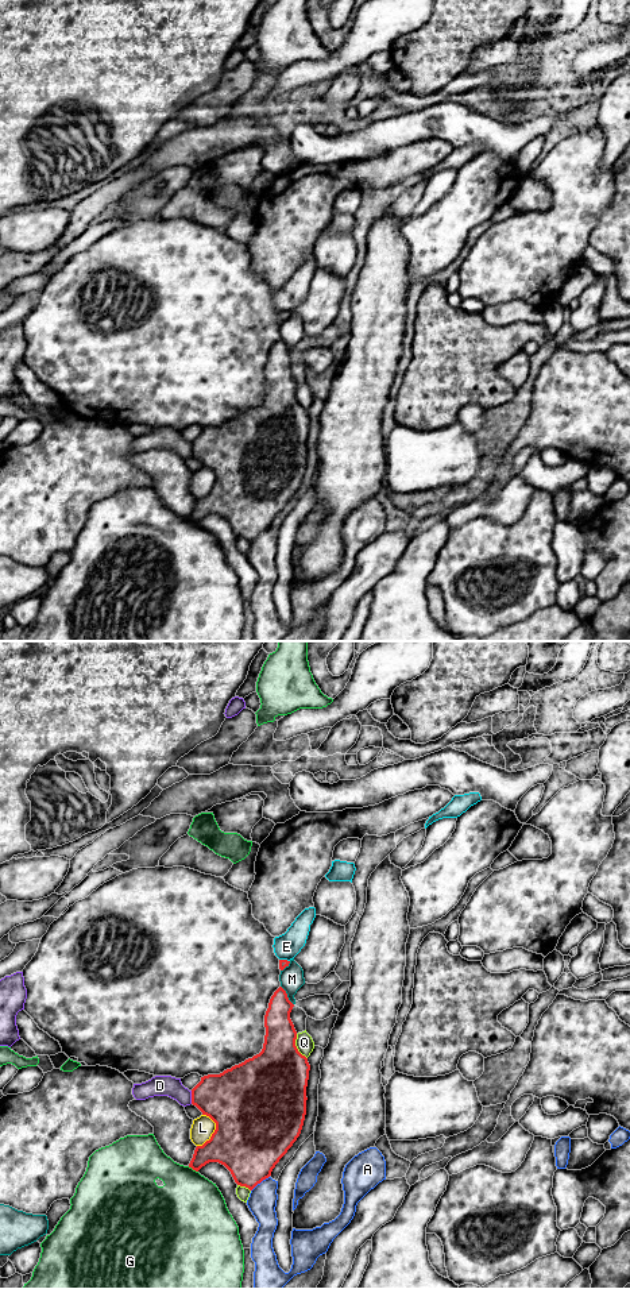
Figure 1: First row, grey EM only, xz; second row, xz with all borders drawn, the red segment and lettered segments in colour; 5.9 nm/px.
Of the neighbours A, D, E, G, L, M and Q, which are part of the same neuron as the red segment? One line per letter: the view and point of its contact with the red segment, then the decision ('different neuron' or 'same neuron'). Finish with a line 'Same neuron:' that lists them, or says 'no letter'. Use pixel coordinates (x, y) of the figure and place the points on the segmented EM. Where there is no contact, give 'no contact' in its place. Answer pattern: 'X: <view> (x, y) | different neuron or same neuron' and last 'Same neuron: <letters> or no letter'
A: xz (259, 1183) | different neuron
D: xz (192, 1098) | different neuron
E: xz (285, 960) | different neuron
G: xz (193, 1169) | different neuron
L: xz (213, 1133) | different neuron
M: xz (286, 995) | different neuron
Q: xz (296, 1046) | different neuron
Same neuron: no letter

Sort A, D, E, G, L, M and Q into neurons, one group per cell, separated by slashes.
A / D / E M / G / L / Q

